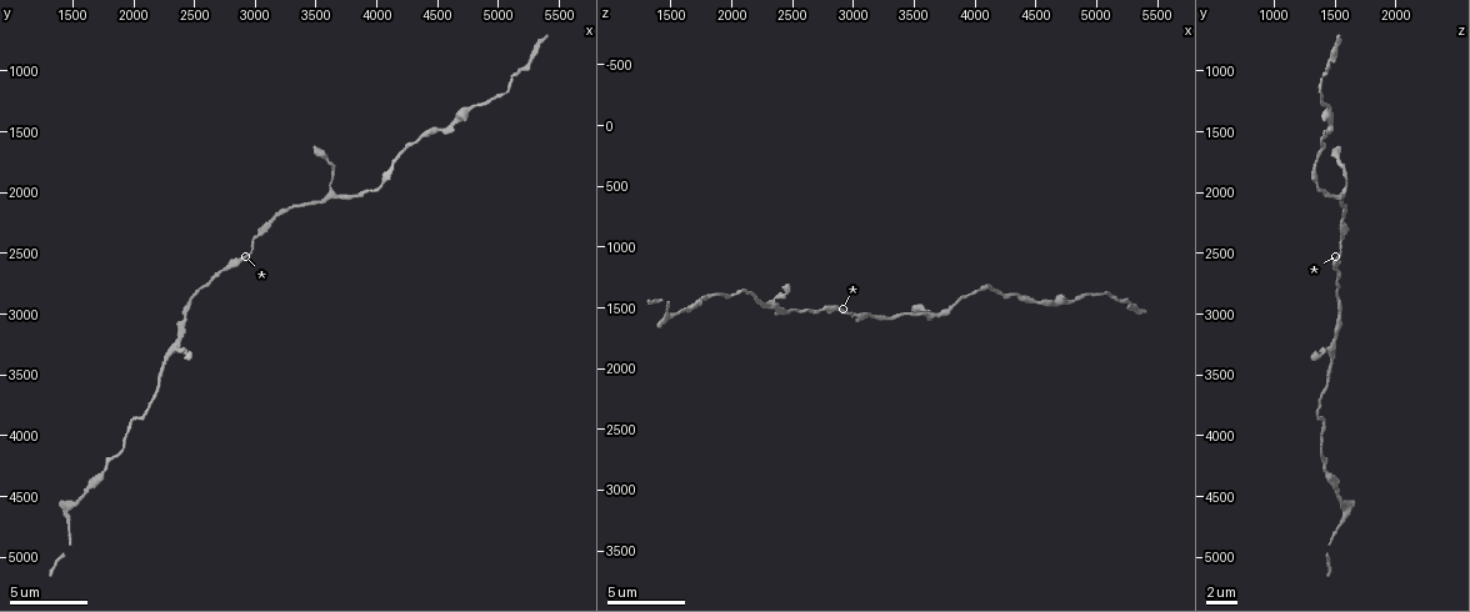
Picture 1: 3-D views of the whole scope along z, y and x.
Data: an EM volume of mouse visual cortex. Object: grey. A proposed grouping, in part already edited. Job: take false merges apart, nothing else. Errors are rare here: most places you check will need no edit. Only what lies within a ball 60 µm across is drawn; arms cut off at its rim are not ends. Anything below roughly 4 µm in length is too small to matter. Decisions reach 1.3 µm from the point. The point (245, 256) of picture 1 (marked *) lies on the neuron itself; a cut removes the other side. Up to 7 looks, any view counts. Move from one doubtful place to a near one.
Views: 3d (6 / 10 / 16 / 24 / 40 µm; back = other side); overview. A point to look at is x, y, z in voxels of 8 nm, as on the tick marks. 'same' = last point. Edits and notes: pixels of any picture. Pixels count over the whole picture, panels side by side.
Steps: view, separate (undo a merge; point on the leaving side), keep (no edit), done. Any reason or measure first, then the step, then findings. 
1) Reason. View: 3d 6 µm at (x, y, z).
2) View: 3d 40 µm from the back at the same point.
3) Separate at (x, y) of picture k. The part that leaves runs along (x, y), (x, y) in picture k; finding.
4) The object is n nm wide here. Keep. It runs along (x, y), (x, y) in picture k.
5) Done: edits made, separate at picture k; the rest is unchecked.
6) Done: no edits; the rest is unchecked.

Thick turns thin. View: 3d 16 µm at (3040, 2360, 1580).

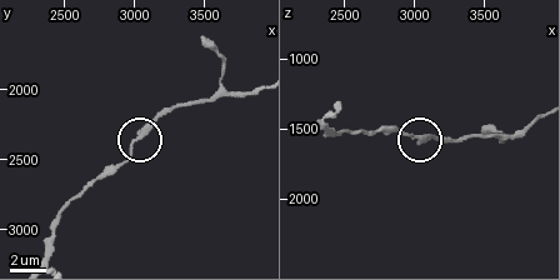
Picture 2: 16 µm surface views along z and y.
Keep. All the same neuron.

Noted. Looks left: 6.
Thick turns thin. View: 3d 16 µm at (1800, 4200, 1420).

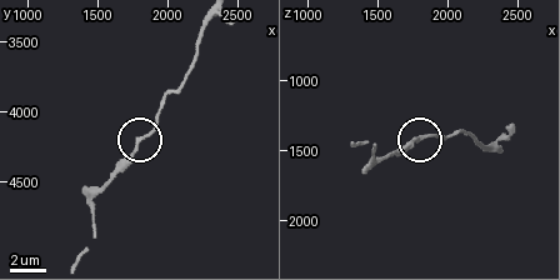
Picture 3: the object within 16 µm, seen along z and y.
Keep. It runs along (210, 21), (186, 75), (164, 101), (155, 124), (105, 181) in picture 3; continuous, no second neuron.

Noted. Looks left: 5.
Three-way junction. View: 3d 16 µm at (1440, 4680, 1560).

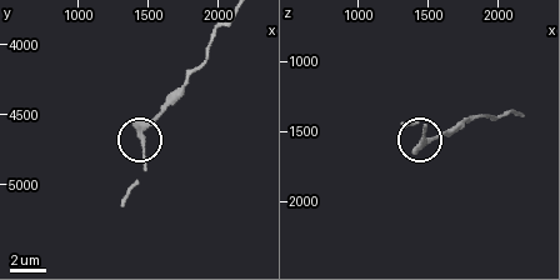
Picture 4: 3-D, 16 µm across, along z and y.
Keep. It runs along (225, 21), (180, 98), (141, 138), (145, 165), (135, 185) in picture 4; all the same neuron.

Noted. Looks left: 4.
Done: no edits; the rest is unchecked.

